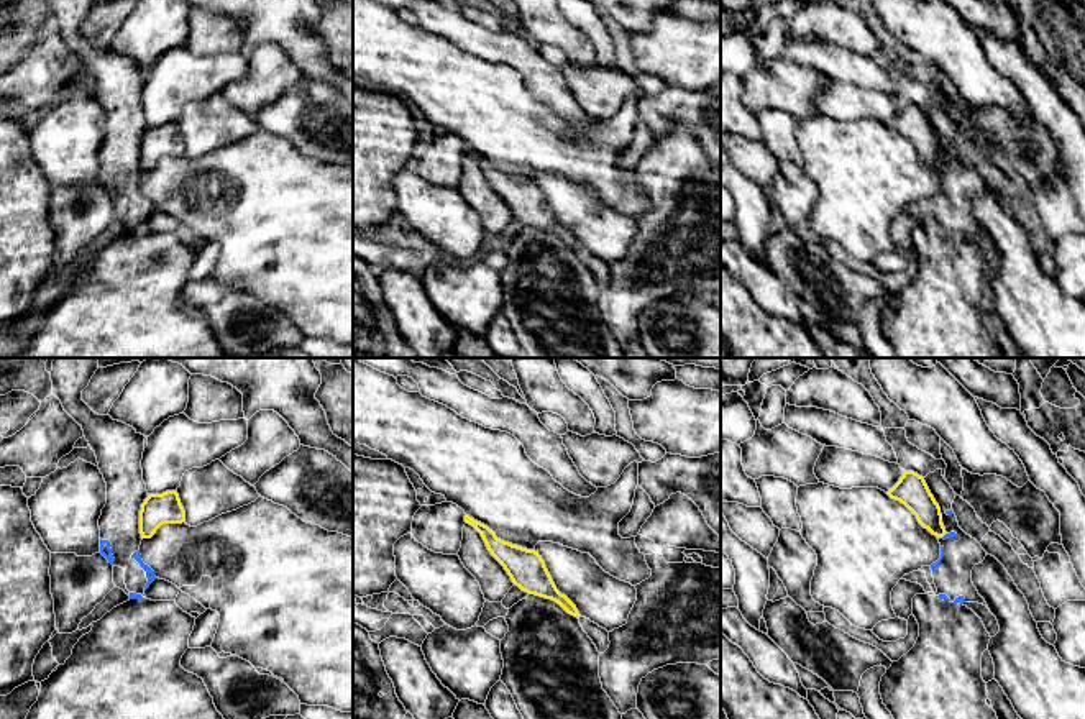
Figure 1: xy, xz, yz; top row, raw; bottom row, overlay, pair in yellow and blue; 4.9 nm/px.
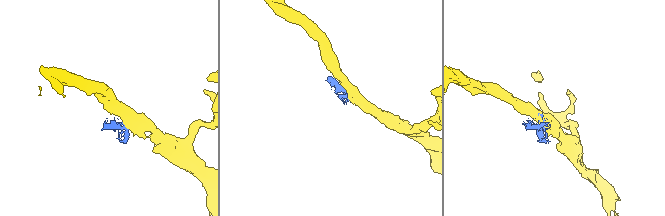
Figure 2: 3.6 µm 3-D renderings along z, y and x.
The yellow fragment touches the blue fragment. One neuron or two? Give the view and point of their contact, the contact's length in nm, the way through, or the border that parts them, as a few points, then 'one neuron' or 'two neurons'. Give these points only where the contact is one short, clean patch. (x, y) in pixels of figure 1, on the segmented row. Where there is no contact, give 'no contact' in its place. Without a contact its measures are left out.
yz (943, 535) | 40 nm | along yz (946, 532), (941, 537) | two neurons

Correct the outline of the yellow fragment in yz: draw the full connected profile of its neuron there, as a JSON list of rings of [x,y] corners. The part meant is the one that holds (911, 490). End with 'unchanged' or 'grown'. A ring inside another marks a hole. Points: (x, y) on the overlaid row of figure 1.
[[[904,471],[886,494],[904,504],[916,515],[918,522],[937,538],[947,534],[942,524],[941,507],[924,478],[918,473]]]; unchanged

